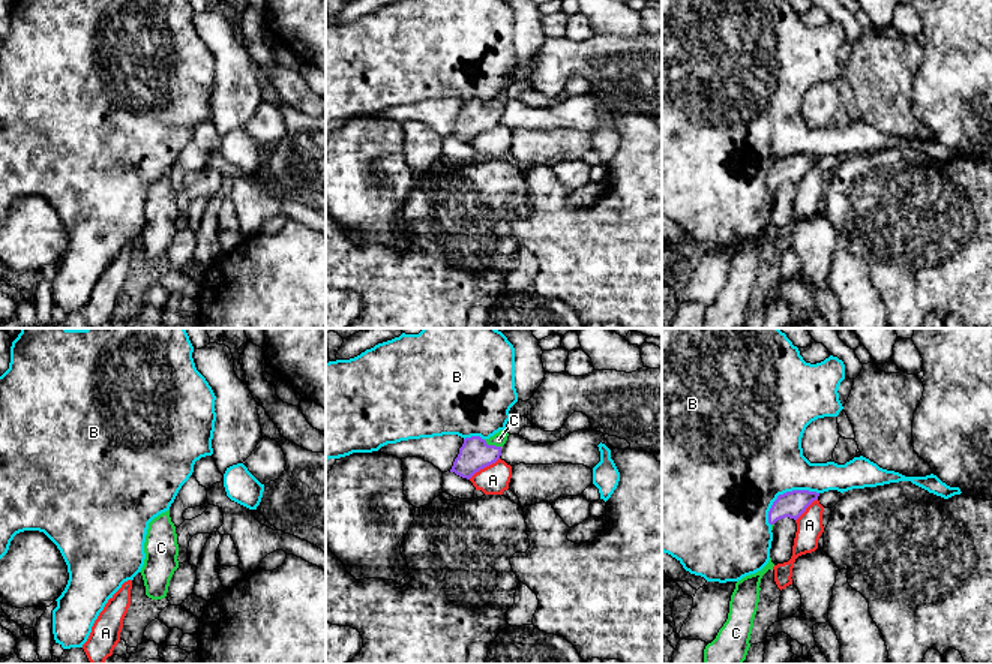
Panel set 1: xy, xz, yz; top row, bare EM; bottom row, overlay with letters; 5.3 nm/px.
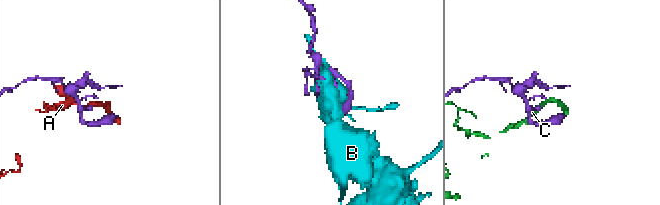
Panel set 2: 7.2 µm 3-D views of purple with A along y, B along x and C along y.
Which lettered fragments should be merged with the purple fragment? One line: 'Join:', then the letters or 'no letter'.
Join: C

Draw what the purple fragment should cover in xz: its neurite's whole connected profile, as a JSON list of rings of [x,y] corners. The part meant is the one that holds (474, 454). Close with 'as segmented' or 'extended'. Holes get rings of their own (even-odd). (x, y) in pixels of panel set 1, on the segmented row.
[[[504,429],[489,439],[482,439],[480,436],[465,438],[450,472],[470,480],[476,472],[500,459],[501,447],[506,444],[507,436],[509,433]]]; extended

